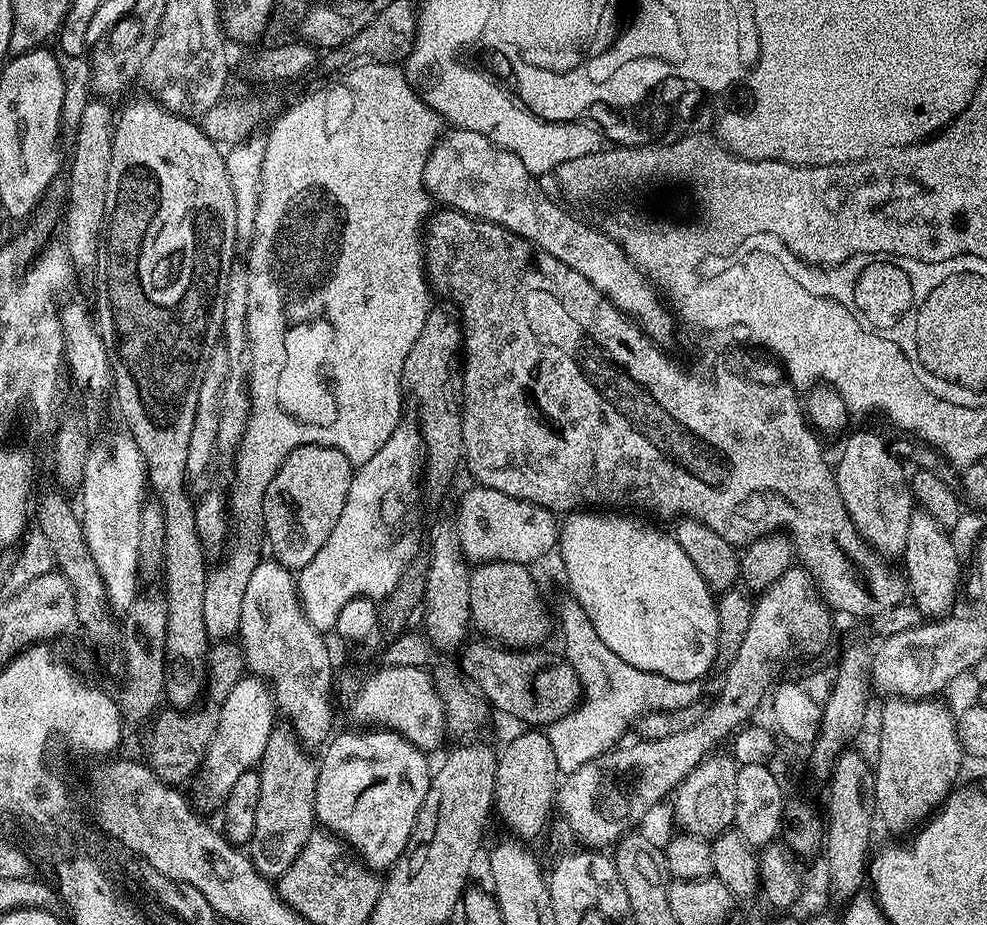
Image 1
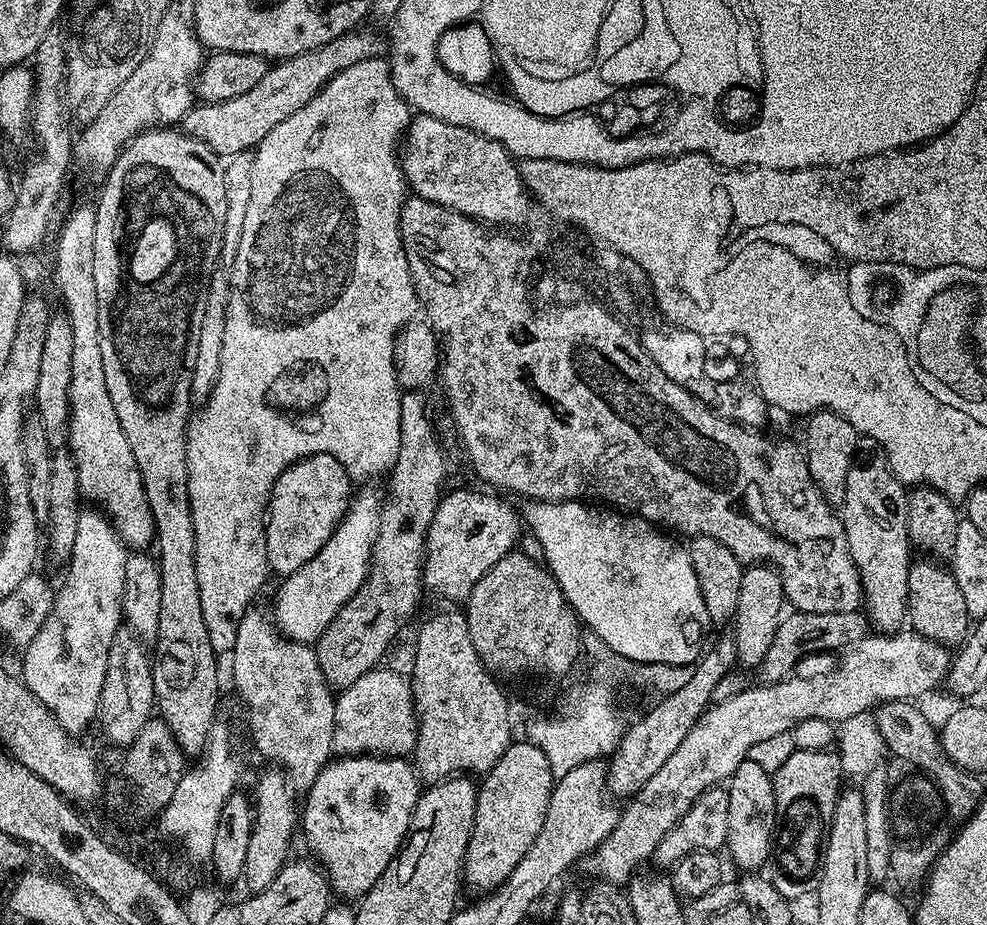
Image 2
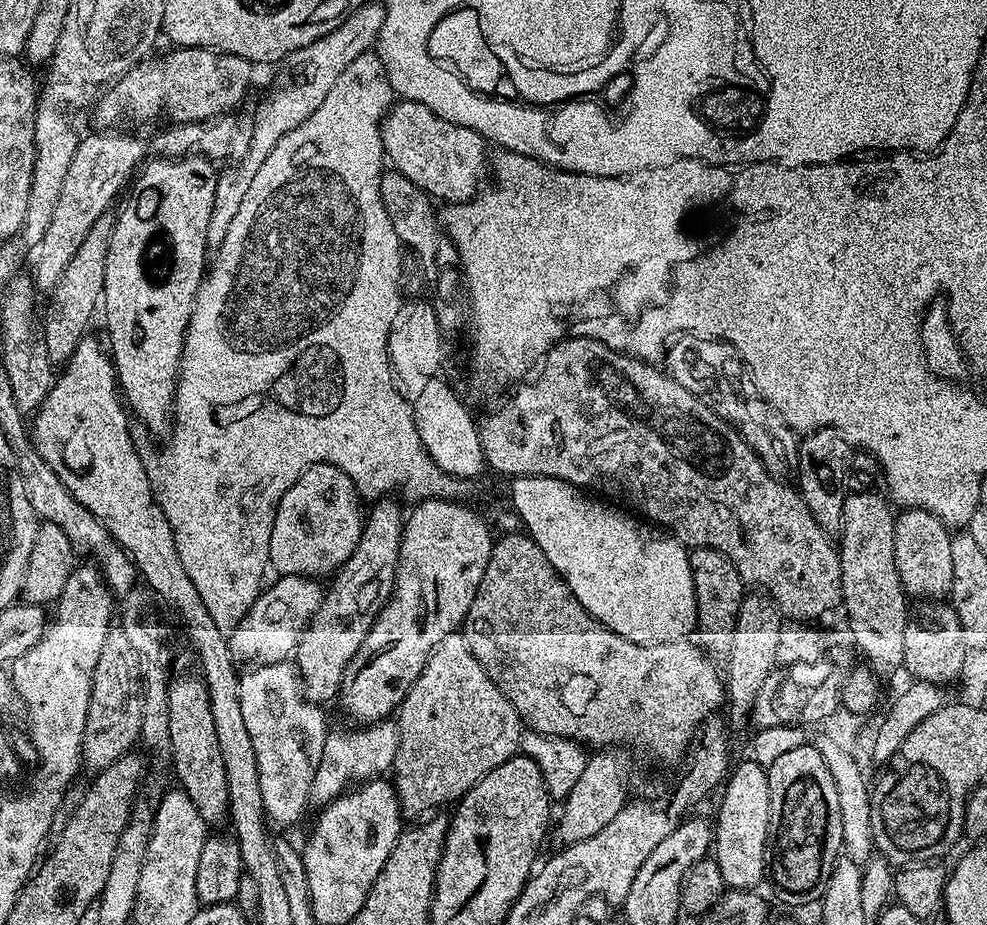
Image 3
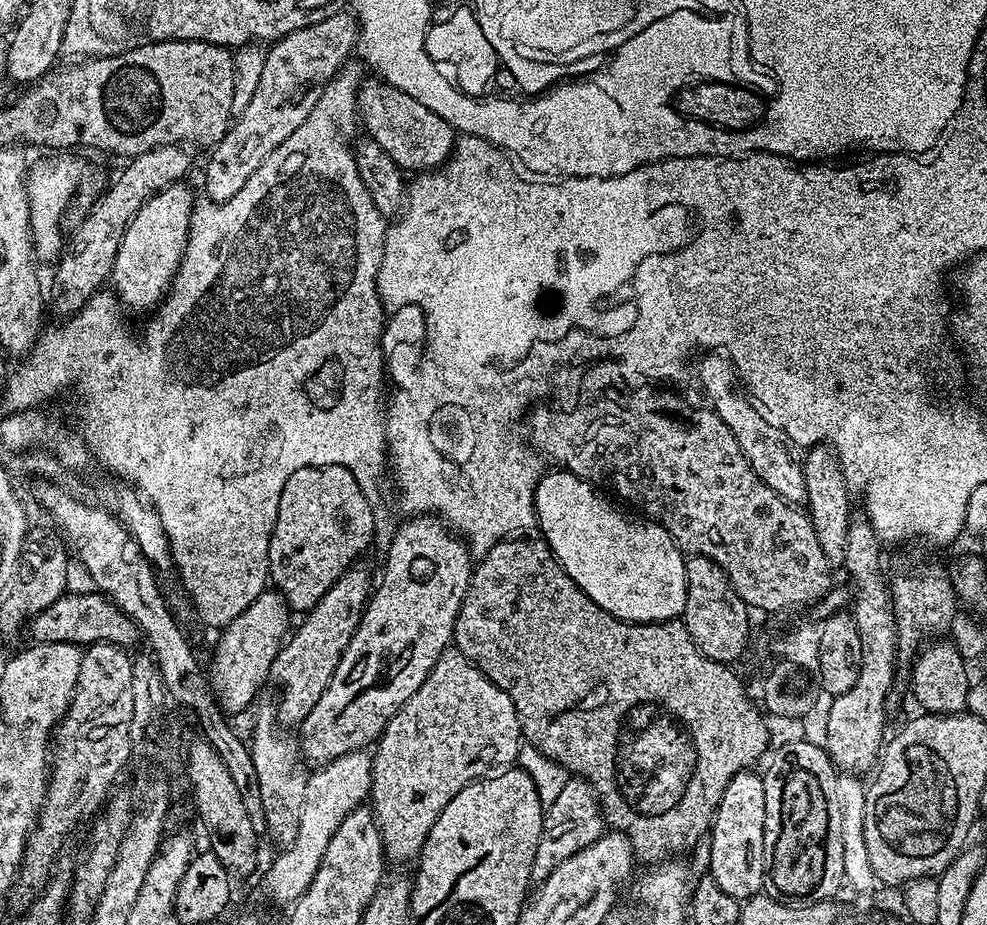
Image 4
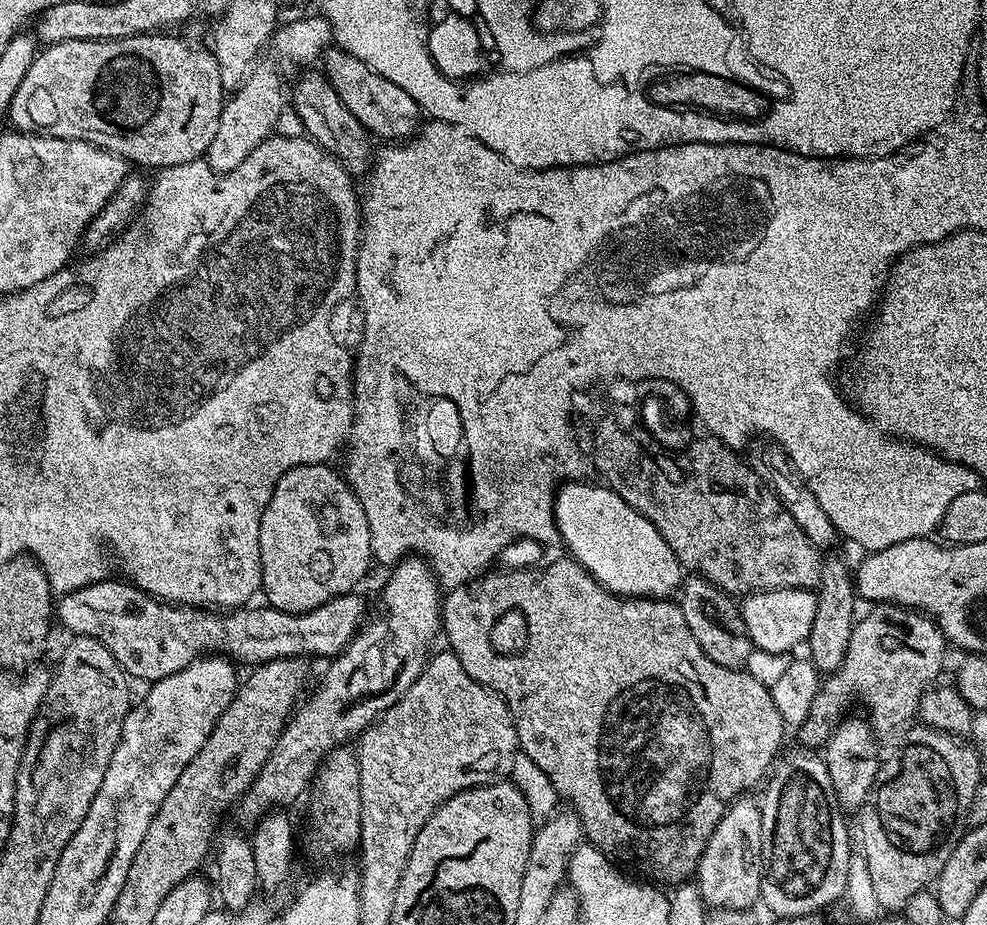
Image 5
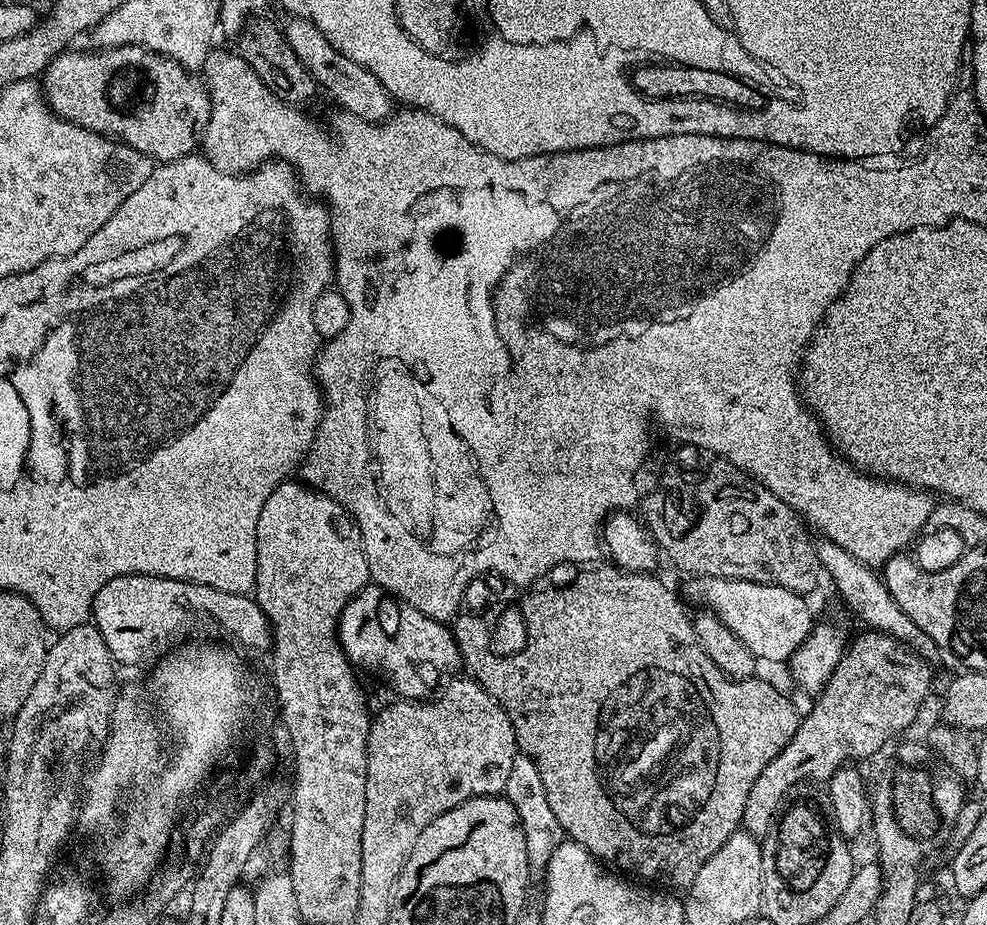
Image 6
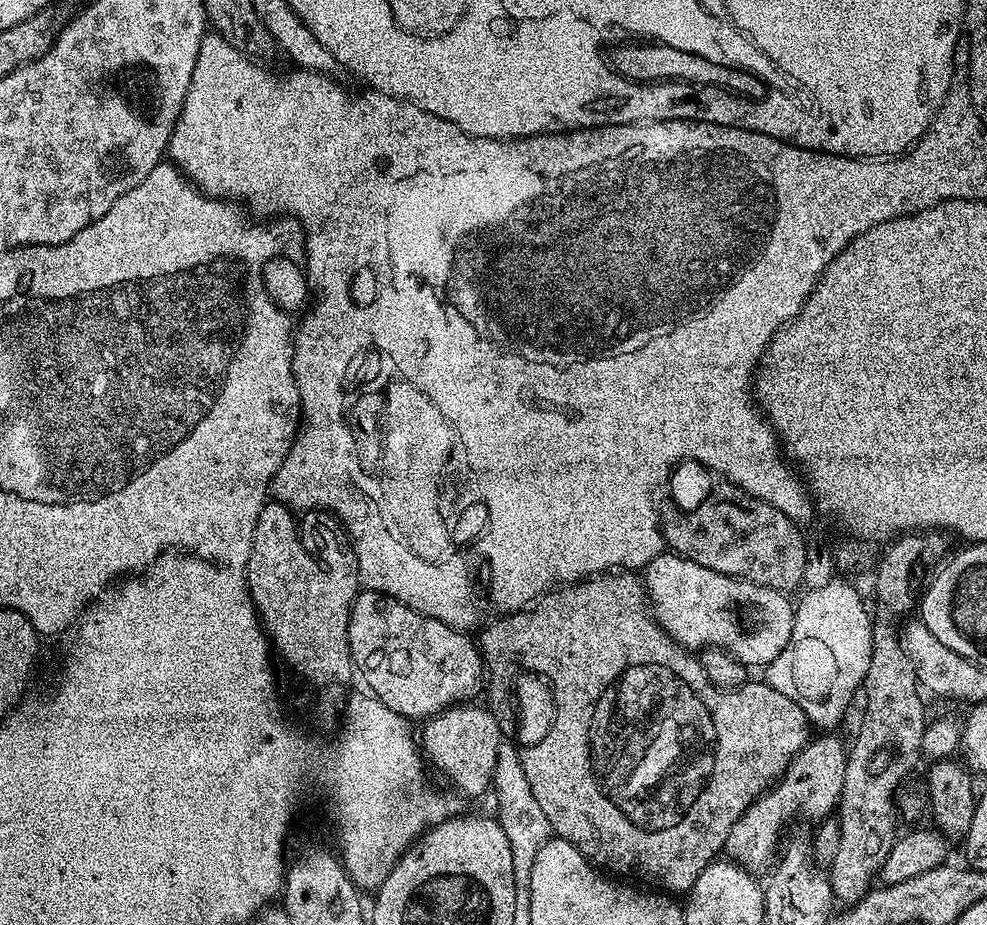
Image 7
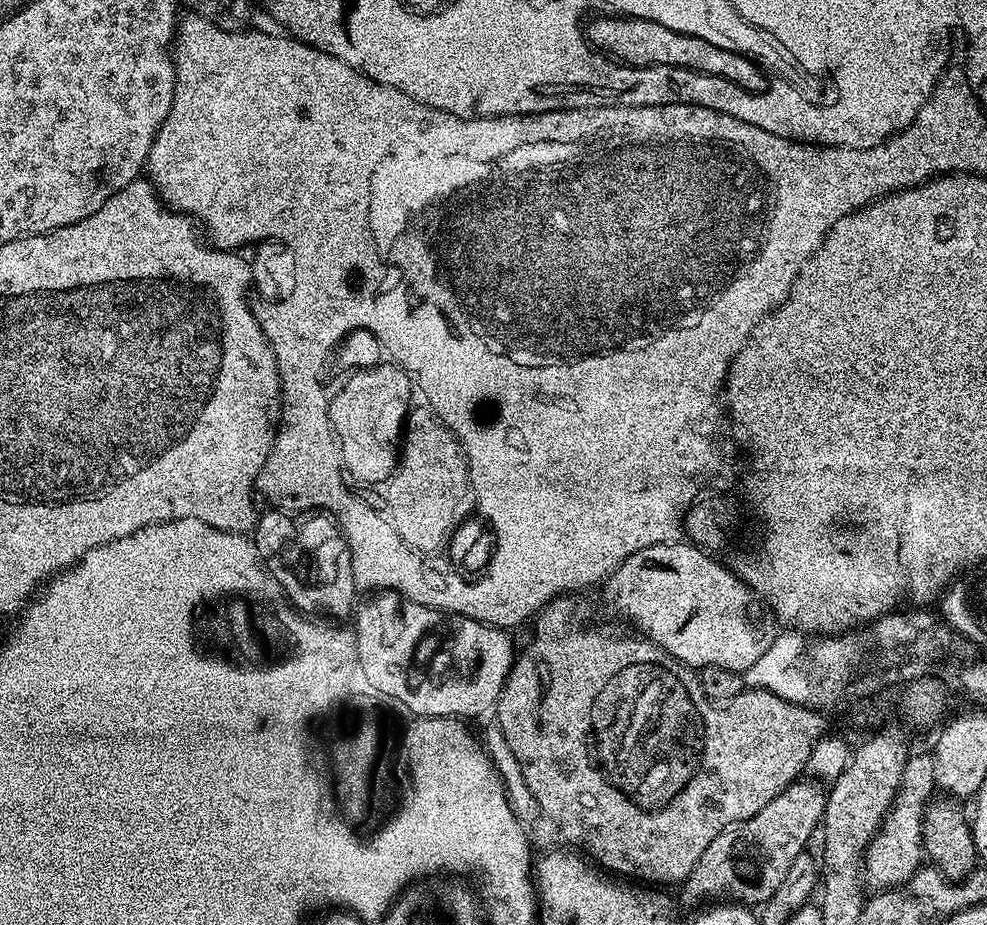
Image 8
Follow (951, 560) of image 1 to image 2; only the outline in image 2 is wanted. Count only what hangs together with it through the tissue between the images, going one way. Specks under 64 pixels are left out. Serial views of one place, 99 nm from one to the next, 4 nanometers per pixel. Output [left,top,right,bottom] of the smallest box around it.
[908,558,970,646]

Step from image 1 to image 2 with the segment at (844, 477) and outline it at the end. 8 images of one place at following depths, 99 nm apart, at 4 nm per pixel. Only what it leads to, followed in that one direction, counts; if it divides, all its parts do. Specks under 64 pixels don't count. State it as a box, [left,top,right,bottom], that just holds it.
[842,446,908,634]

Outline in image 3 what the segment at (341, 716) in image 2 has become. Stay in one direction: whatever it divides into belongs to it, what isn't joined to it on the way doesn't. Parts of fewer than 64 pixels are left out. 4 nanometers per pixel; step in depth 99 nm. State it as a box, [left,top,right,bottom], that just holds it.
[309,718,398,806]

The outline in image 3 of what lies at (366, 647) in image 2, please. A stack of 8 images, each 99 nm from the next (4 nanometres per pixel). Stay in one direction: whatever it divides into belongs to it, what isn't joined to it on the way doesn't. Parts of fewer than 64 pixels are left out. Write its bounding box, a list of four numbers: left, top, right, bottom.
[294,498,405,706]

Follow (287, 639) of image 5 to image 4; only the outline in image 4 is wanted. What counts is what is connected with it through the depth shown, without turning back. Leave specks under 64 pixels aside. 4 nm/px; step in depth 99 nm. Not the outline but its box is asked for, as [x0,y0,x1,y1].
[30,590,138,646]

